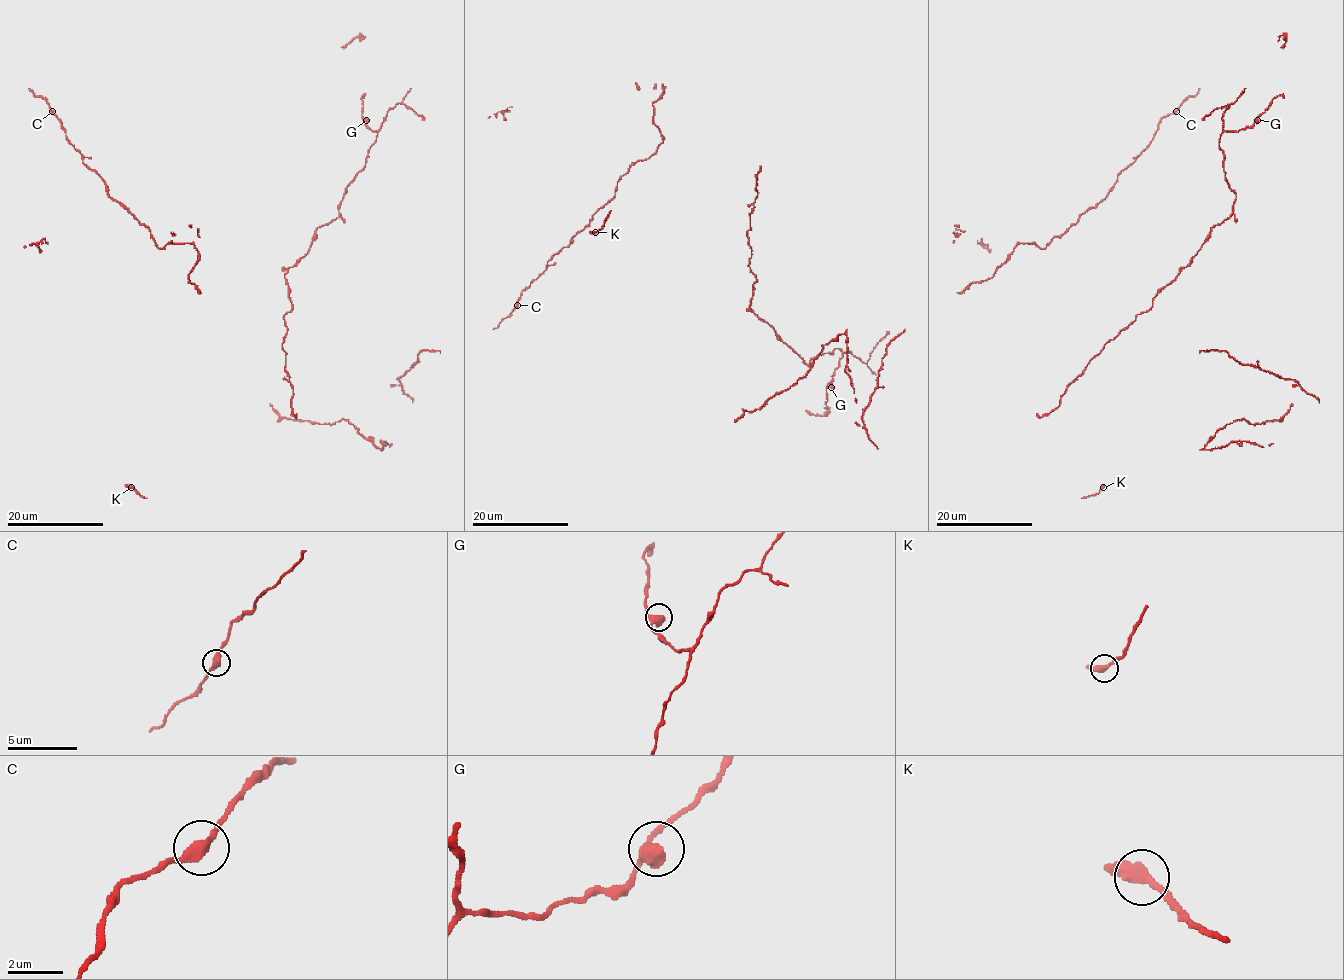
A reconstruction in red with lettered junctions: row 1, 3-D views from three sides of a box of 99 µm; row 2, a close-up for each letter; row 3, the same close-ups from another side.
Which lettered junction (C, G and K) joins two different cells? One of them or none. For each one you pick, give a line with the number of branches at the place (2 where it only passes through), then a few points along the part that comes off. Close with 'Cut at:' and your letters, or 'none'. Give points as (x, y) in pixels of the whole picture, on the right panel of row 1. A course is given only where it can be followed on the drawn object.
C: Branches: 2. Course of the part to remove: (1175, 111), (1199, 88)
Cut at: C

